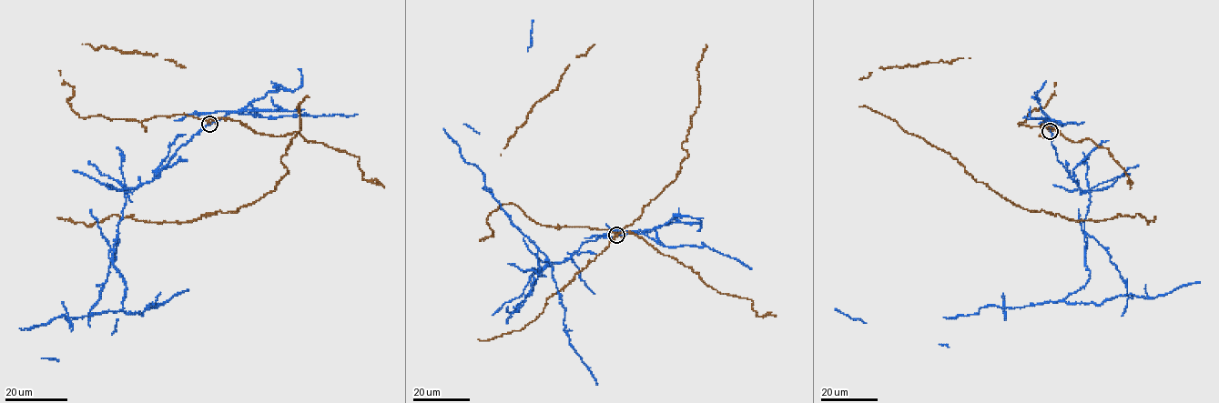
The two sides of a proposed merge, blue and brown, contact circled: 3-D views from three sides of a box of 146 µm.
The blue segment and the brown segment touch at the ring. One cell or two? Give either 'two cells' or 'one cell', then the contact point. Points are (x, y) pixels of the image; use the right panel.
two cells; at (1050, 131)

